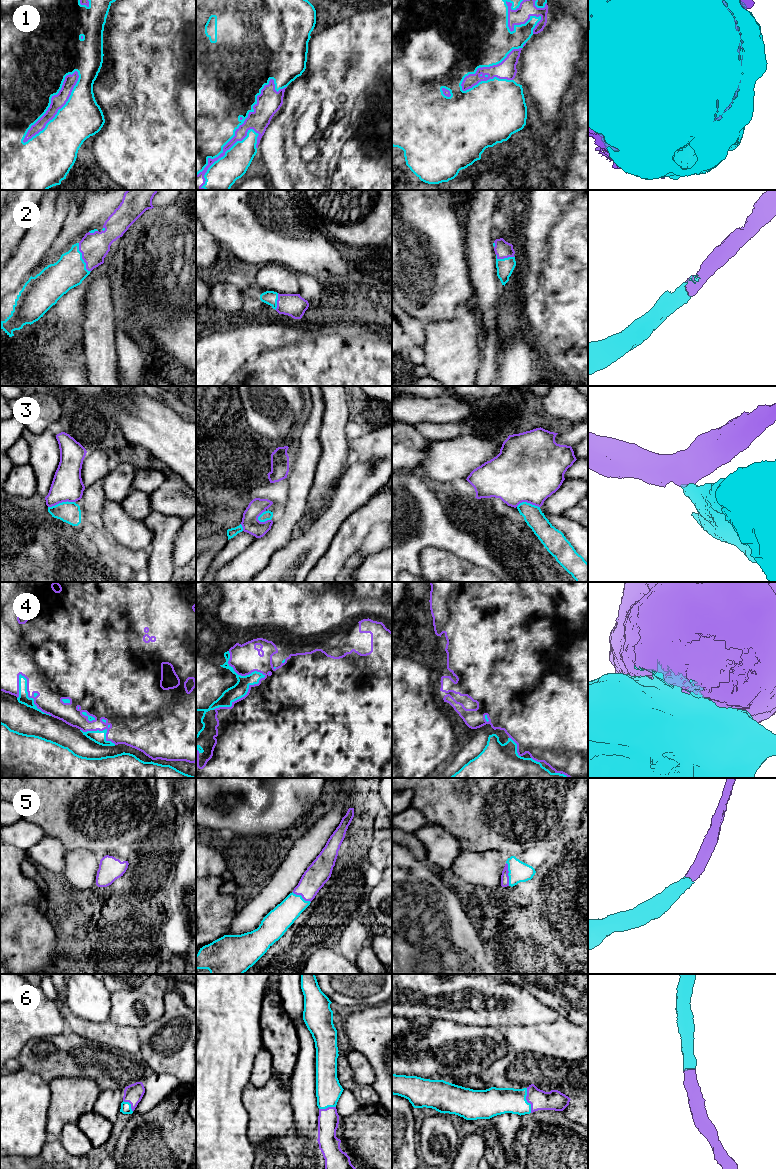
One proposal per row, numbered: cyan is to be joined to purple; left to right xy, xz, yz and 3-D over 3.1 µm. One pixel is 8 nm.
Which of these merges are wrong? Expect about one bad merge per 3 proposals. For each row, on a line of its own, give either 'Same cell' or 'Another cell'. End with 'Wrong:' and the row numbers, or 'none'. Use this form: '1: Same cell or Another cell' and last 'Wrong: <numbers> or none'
1: Another cell
2: Same cell
3: Another cell
4: Another cell
5: Same cell
6: Same cell
Wrong: 1, 3, 4

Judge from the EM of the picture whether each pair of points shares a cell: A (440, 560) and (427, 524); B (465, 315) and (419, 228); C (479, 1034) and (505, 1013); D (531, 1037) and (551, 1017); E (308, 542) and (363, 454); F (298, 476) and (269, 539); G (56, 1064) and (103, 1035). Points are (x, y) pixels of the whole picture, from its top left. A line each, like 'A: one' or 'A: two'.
A: two
B: two
C: two
D: two
E: two
F: one
G: two

